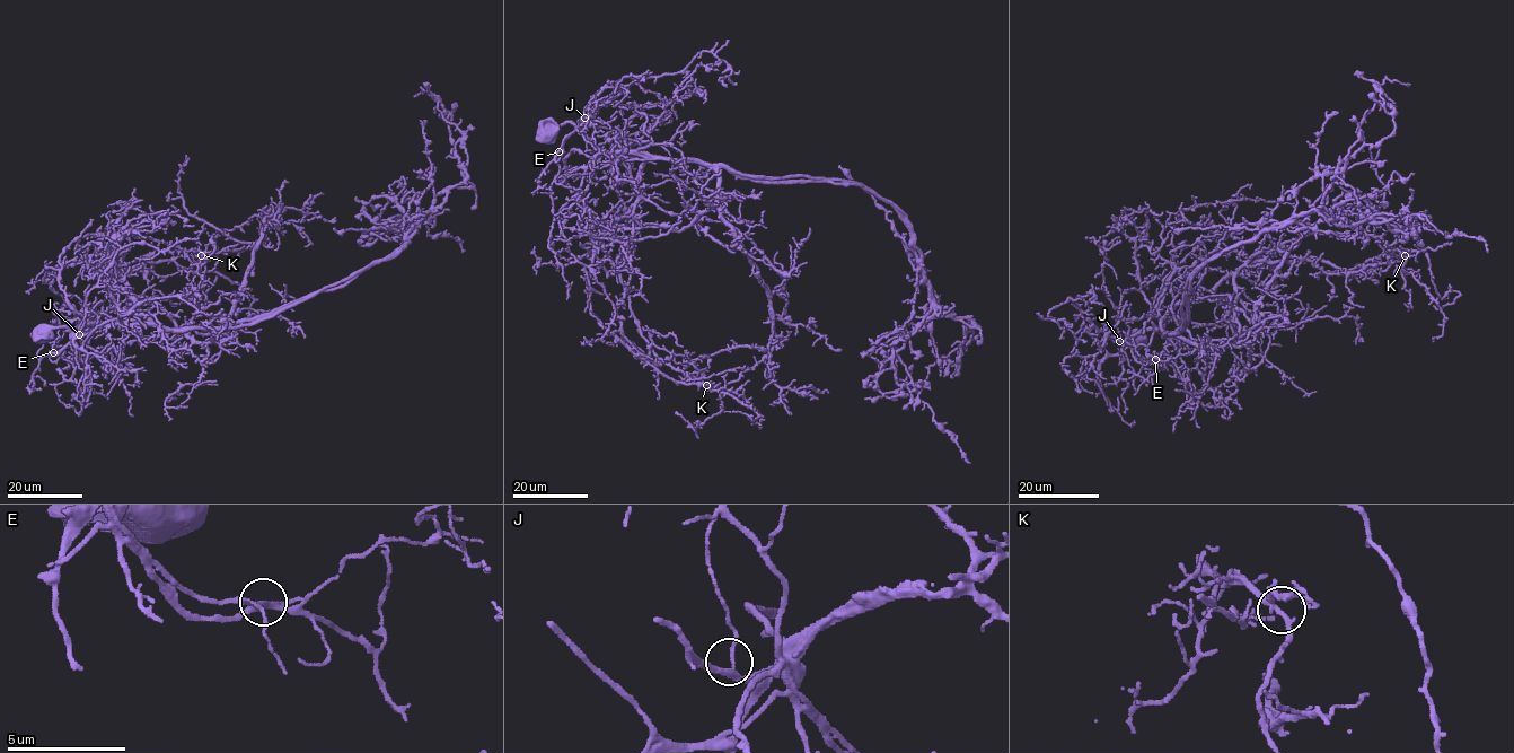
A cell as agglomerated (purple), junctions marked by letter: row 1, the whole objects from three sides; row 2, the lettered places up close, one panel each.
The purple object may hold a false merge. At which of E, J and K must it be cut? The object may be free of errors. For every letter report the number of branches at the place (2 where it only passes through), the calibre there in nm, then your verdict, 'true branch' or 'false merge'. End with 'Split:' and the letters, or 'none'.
E: 3 | 240 nm | false merge
J: 3 | 200 nm | true branch
K: 3 | 220 nm | true branch
Split: E

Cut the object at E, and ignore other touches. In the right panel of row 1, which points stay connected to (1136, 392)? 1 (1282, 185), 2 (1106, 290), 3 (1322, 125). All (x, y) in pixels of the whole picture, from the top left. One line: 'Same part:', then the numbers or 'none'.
Same part: 2, 3

